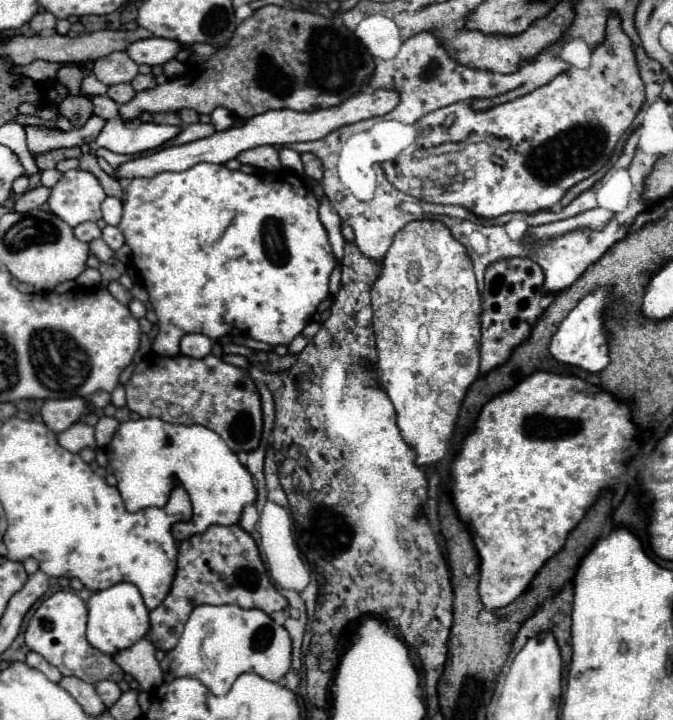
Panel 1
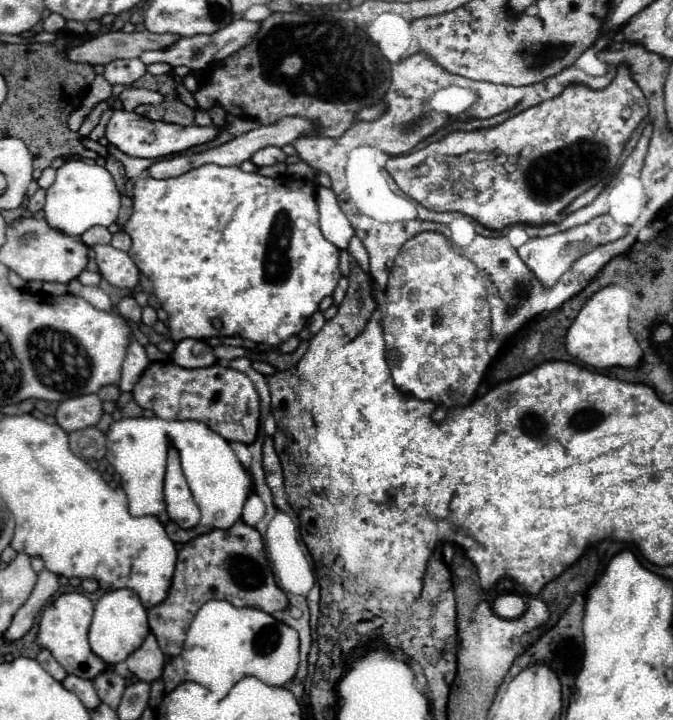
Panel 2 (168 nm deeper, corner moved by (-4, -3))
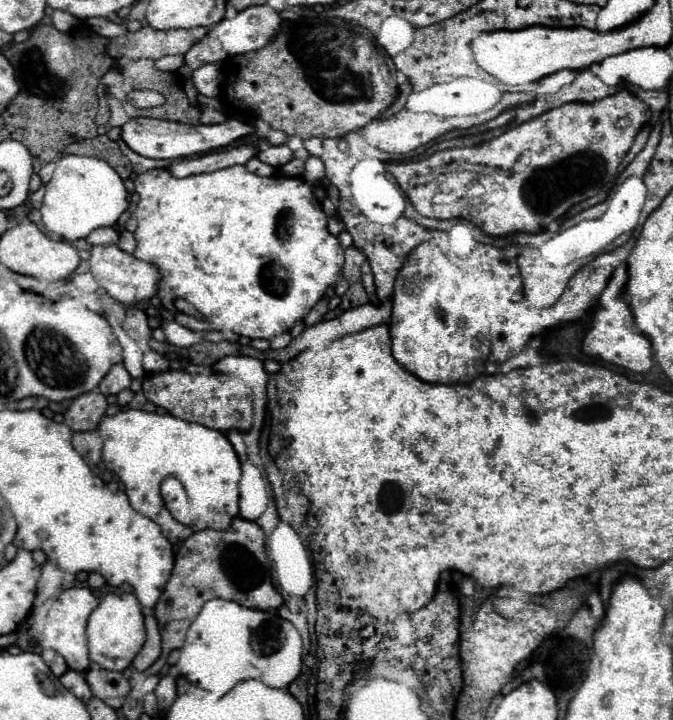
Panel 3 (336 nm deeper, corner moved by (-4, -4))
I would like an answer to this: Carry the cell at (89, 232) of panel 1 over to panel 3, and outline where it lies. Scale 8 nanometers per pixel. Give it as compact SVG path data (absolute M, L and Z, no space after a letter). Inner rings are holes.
M96 228L88 238L86 242L88 244L116 244L118 242L118 232L114 228Z

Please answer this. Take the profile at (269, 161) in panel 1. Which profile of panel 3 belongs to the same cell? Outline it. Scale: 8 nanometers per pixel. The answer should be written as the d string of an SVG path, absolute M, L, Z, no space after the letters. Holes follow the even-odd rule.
M282 144L282 146L270 146L270 148L264 150L264 152L258 152L258 158L260 158L262 162L268 162L268 164L274 166L274 168L280 168L280 166L284 166L286 162L290 162L290 160L294 158L294 154L292 154L292 150L290 150L286 144Z

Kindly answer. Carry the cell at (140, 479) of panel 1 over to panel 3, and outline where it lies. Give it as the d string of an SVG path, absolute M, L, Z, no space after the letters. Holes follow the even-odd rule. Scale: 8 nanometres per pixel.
M132 408L114 416L104 416L98 430L104 442L102 459L106 467L120 477L132 508L160 524L162 534L172 544L186 540L198 528L226 530L232 518L238 516L240 460L224 432L180 420L172 414L156 414ZM166 476L178 478L186 486L190 502L198 502L198 512L192 526L174 522L170 512L166 512L160 496L160 484Z

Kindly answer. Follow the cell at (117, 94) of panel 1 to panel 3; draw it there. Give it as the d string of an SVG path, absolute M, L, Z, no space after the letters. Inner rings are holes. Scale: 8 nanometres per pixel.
M132 90L128 94L128 102L136 108L154 108L164 104L164 96L154 90Z

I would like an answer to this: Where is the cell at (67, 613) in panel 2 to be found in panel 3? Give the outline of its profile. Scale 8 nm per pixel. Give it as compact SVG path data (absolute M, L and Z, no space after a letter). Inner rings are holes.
M68 588L64 590L58 600L52 604L46 628L44 628L44 646L56 650L68 662L68 668L76 672L86 672L90 666L88 646L86 646L86 622L92 610L98 606L98 598L92 594L90 588Z

